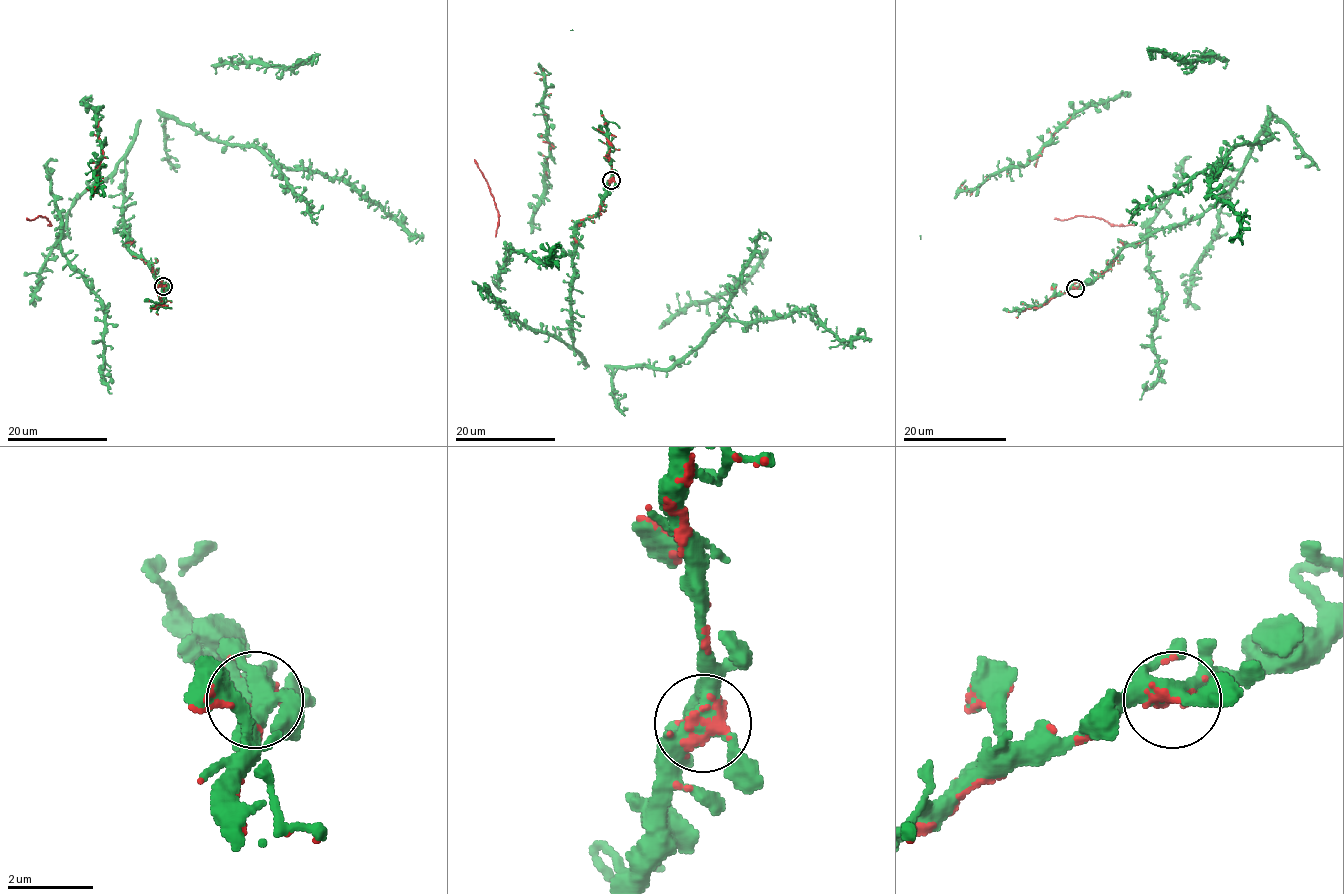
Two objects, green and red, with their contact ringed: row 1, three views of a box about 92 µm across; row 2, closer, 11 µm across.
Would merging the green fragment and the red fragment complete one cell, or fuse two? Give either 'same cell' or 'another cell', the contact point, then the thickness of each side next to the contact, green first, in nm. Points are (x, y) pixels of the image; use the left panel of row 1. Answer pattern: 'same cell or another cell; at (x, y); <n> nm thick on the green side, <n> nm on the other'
same cell; at (163, 286); 420 nm thick on the green side, 200 nm on the other

